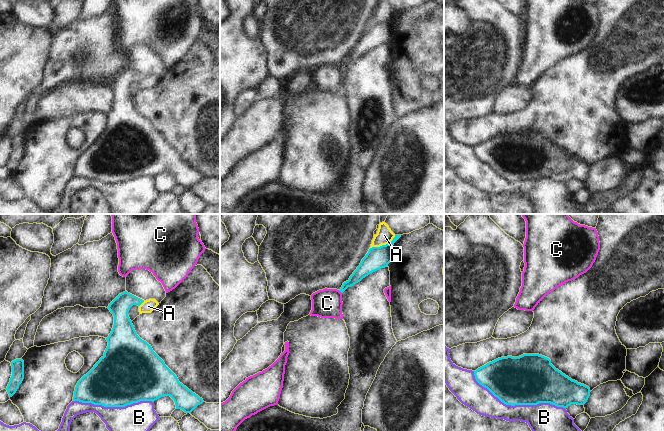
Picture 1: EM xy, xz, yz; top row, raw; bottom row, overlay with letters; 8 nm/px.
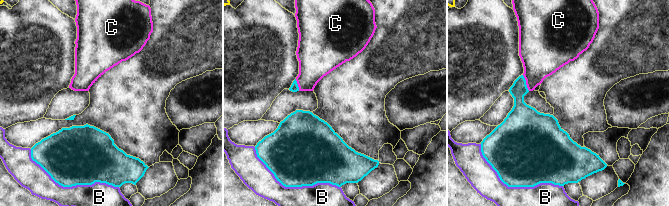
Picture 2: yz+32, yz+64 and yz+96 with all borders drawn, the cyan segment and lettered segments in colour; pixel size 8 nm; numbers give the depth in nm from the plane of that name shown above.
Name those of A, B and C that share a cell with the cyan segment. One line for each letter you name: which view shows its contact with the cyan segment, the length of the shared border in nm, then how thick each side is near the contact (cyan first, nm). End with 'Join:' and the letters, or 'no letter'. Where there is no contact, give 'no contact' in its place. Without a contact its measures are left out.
C: xz | 40 nm | 110/240 nm
Join: C

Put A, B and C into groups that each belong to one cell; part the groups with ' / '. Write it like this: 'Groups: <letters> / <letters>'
Groups: A / B / C

